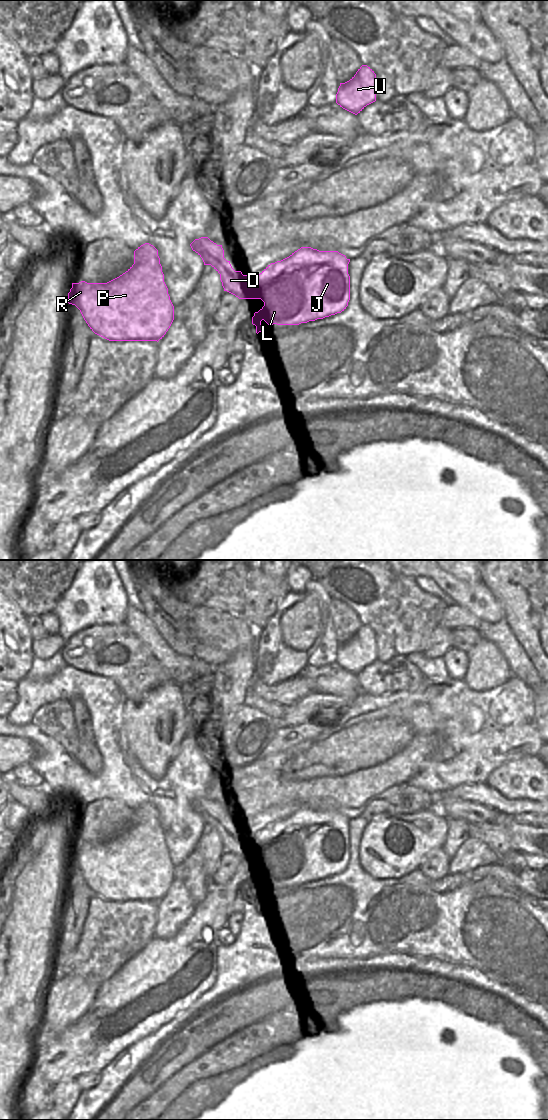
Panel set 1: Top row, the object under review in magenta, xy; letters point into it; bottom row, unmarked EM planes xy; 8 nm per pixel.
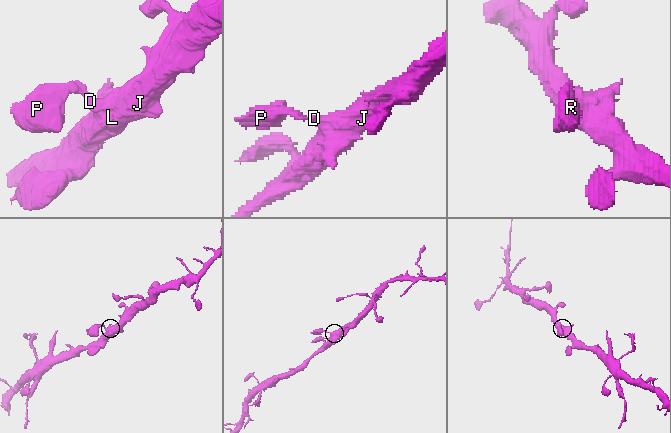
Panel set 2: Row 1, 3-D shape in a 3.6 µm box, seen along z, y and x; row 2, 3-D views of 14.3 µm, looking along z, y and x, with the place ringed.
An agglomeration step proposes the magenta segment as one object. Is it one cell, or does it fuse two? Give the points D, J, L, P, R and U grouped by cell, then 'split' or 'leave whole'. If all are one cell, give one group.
D J L P R U; leave whole

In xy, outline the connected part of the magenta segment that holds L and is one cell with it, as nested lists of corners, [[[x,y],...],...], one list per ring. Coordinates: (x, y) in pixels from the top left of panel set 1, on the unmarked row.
[[[208,797],[195,799],[190,806],[202,818],[204,825],[211,825],[220,834],[224,851],[239,859],[261,859],[264,862],[264,866],[252,877],[252,884],[256,886],[257,894],[264,890],[261,885],[262,880],[268,885],[299,885],[341,873],[348,866],[350,860],[348,824],[350,819],[338,811],[319,811],[311,807],[301,807],[289,817],[268,825],[259,835],[243,835],[241,831],[235,831],[230,821],[224,818],[222,805],[217,805]]]

